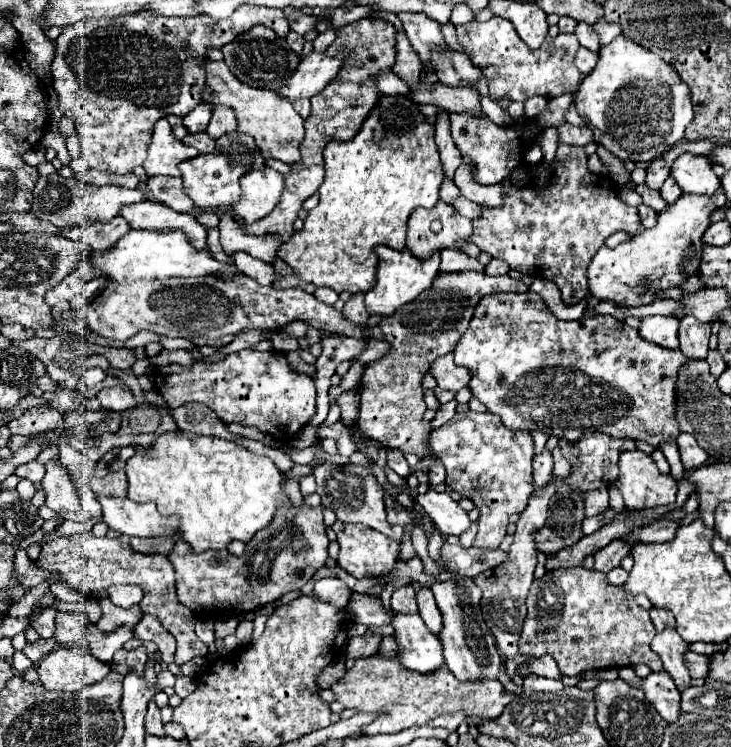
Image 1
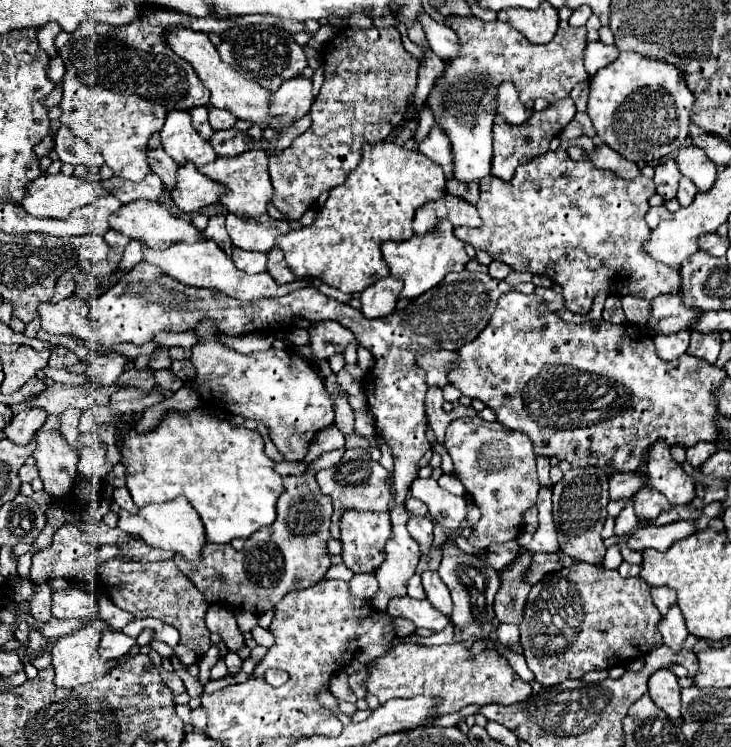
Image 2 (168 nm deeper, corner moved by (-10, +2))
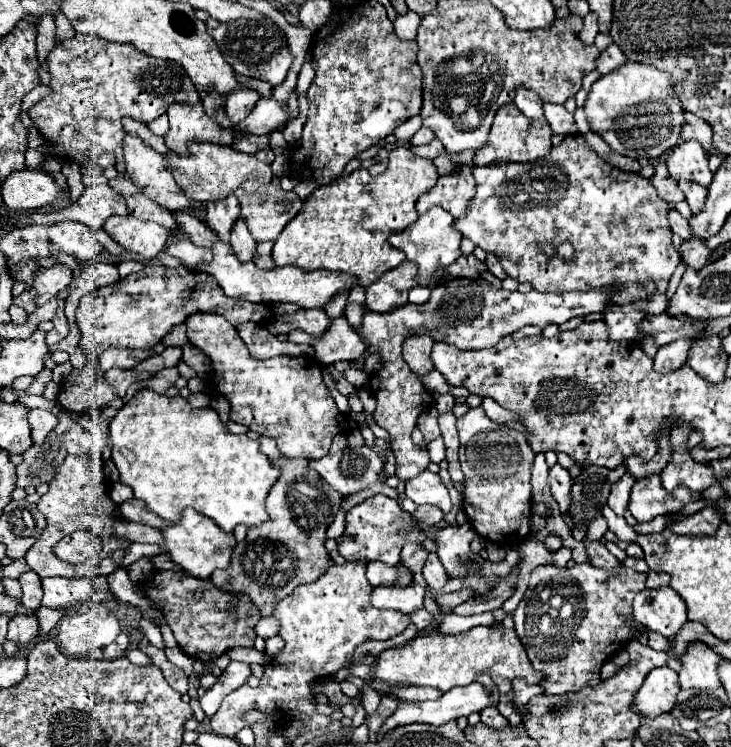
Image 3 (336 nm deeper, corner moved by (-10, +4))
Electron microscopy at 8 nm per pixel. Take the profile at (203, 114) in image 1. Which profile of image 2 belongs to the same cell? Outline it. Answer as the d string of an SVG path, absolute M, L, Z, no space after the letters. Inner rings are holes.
M211 107L211 109L209 109L209 123L211 123L211 127L213 127L215 131L219 131L219 129L229 129L229 127L233 127L237 121L235 121L235 115L231 115L229 111Z

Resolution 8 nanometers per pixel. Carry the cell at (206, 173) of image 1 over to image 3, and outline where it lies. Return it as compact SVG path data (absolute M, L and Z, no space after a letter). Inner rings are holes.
M131 133L125 135L123 139L123 157L125 157L125 177L131 179L131 183L151 201L157 205L163 205L169 211L183 211L193 205L191 199L187 199L177 183L173 181L173 175L165 169L163 165L163 155L155 153L147 143L143 143L139 137L133 137Z

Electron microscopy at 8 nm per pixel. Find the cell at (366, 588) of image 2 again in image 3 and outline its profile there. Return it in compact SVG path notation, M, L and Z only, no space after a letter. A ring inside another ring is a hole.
M371 561L371 565L367 565L367 579L373 587L391 585L391 581L395 581L395 569L397 567L383 565L381 561Z

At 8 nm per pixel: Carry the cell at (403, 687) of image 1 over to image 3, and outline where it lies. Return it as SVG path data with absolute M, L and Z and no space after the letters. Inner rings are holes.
M473 627L459 635L417 635L401 647L387 649L377 659L375 679L389 685L417 685L437 687L449 691L453 687L473 683L477 673L487 671L489 675L501 675L507 679L525 677L529 683L541 683L543 673L535 671L515 629L499 627Z

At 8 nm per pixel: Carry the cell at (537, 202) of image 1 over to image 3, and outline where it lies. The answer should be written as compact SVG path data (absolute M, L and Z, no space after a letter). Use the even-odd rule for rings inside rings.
M567 135L559 145L551 147L551 153L547 153L547 157L539 159L539 161L529 161L529 163L509 163L509 161L501 161L499 165L487 165L487 167L473 167L473 177L475 177L475 183L477 183L477 191L475 191L475 197L473 197L473 203L471 203L471 209L467 209L467 213L459 219L455 219L453 227L457 231L461 231L463 237L471 239L477 247L481 247L483 251L487 253L495 253L505 269L505 273L513 279L517 279L519 283L529 283L535 291L549 291L549 293L563 293L563 291L589 291L589 289L597 289L597 287L605 287L605 285L613 285L613 287L625 287L625 291L617 293L613 297L613 303L615 305L627 305L631 301L637 301L639 297L645 299L645 291L643 291L643 285L653 279L657 289L665 291L667 289L667 283L675 271L675 267L681 263L681 257L679 253L675 251L673 247L673 241L671 241L671 229L667 225L667 211L669 211L669 203L663 201L657 193L655 193L655 187L651 185L649 179L641 177L639 173L625 173L613 165L609 165L607 161L603 161L589 145L587 141L581 137L581 135ZM569 241L573 247L575 247L575 261L573 263L565 263L563 259L555 257L555 259L547 259L541 251L541 247L545 243L551 243L555 247L559 247L561 243Z

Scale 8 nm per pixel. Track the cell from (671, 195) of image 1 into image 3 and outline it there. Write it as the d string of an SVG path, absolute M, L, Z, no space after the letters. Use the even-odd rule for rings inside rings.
M679 181L679 189L685 193L685 199L687 199L691 211L699 213L703 209L703 205L705 205L705 199L707 199L707 187L687 183L687 181Z

